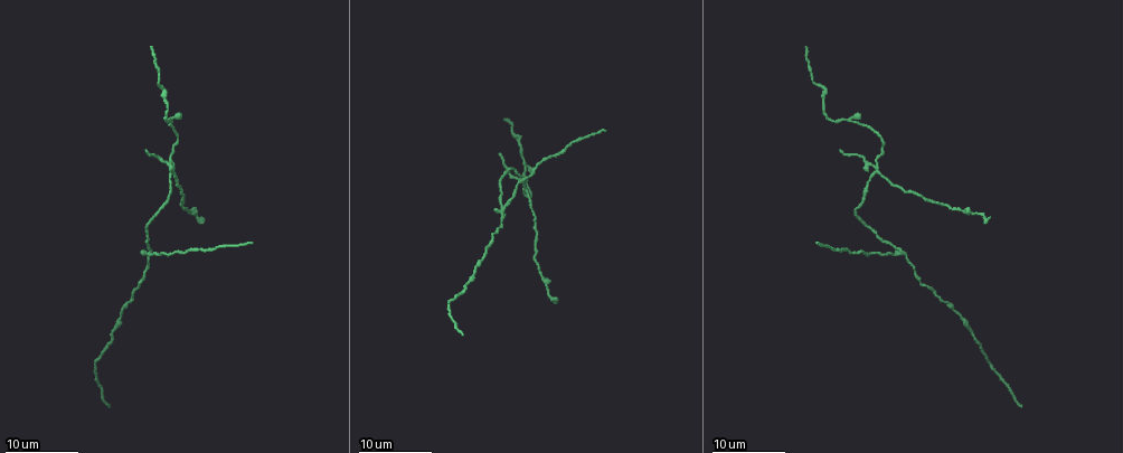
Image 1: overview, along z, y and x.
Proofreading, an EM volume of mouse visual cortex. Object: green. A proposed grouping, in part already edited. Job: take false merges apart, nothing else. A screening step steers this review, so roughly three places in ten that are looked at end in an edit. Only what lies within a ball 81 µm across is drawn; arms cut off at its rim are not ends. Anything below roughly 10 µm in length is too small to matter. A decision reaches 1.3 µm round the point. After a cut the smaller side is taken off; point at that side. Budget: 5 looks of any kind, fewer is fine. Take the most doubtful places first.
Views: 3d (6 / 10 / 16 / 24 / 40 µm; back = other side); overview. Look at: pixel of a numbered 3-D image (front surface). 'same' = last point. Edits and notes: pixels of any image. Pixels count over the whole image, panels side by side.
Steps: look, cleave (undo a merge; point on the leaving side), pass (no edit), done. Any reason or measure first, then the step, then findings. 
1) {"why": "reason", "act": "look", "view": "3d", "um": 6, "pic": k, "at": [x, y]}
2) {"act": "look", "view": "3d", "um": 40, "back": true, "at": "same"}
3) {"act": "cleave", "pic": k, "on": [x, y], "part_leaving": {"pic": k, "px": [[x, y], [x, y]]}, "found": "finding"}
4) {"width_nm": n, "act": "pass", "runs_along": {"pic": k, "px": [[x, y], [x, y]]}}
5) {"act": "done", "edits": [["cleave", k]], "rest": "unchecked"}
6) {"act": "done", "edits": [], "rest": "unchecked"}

{"why": "looks like a crossing", "act": "look", "view": "3d", "um": 16, "pic": 1, "at": [525, 190]}

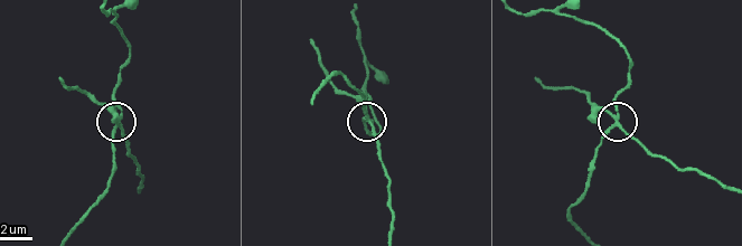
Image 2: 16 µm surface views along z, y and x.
{"why": "closer look", "act": "look", "view": "3d", "um": 6, "pic": 2, "at": [367, 121]}

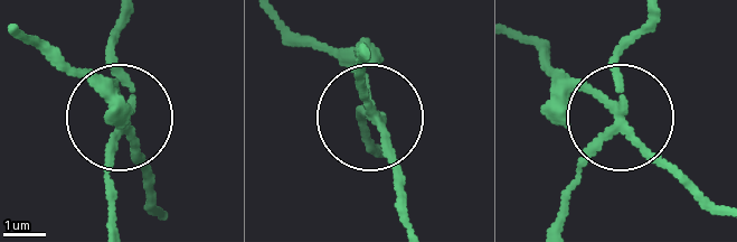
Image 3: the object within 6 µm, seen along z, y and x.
{"act": "cleave", "pic": 3, "on": [116, 122], "part_leaving": {"pic": 3, "px": [[375, 124], [404, 217]]}, "found": "a second neuron is stuck on"}

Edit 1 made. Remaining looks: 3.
{"act": "look", "view": "overview"}

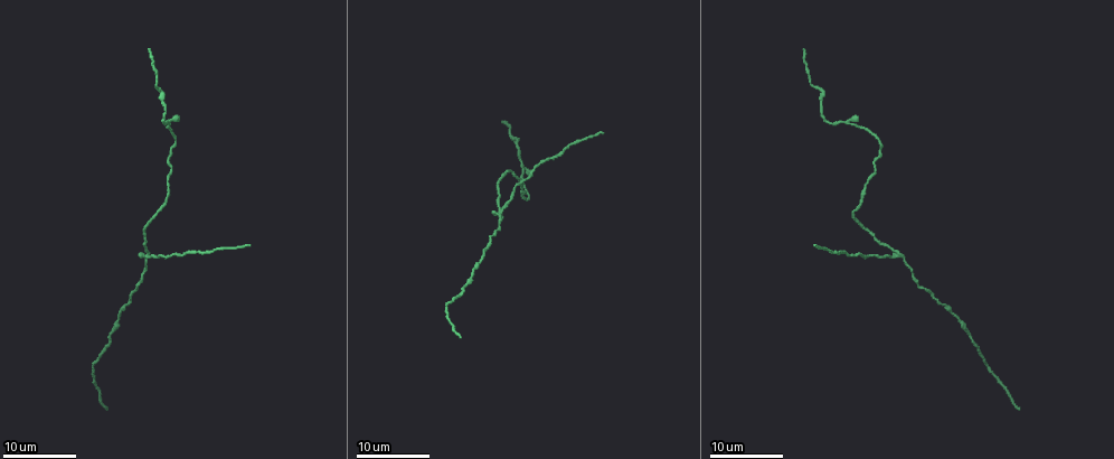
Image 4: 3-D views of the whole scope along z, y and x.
{"why": "four-way junction", "act": "look", "view": "3d", "um": 24, "pic": 4, "at": [502, 219]}

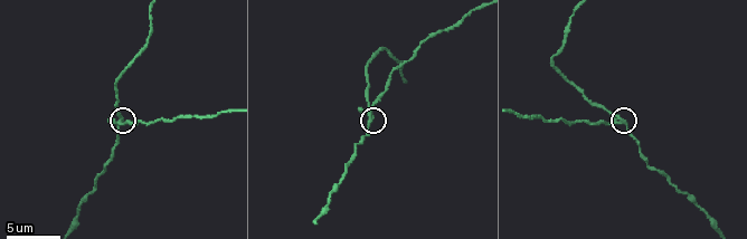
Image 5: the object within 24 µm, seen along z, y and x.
{"act": "look", "view": "3d", "um": 6, "pic": 5, "at": [624, 123]}

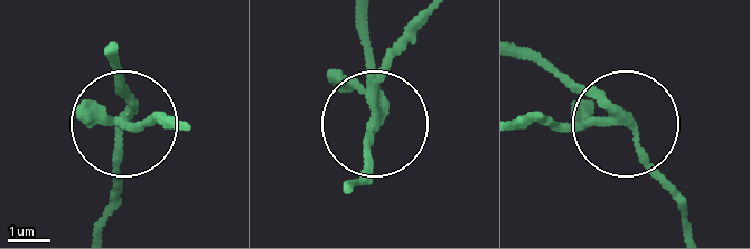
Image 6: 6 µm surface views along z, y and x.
{"arms": 4, "act": "cleave", "pic": 6, "on": [148, 123], "found": "two neurons meet here"}

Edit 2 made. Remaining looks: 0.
{"act": "done", "edits": [["cleave", 3], ["cleave", 6]], "rest": "unchecked"}

